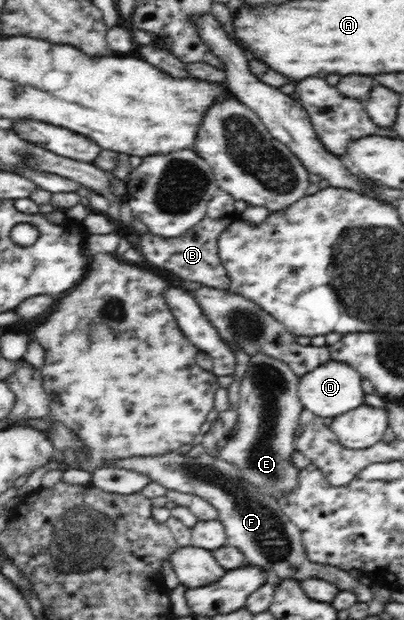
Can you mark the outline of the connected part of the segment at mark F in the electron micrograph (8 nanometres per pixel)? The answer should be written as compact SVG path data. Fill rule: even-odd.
M170 450L162 456L132 456L110 460L108 467L127 468L140 472L164 488L186 494L194 494L207 500L216 510L227 534L227 544L237 548L246 558L246 563L261 566L266 571L276 572L280 578L320 578L356 594L360 602L372 600L373 595L366 586L350 576L349 571L328 564L313 563L306 556L300 529L280 508L278 499L266 496L265 492L252 486L240 476L235 464L226 462L220 456L203 453L193 458L189 454L179 455Z

